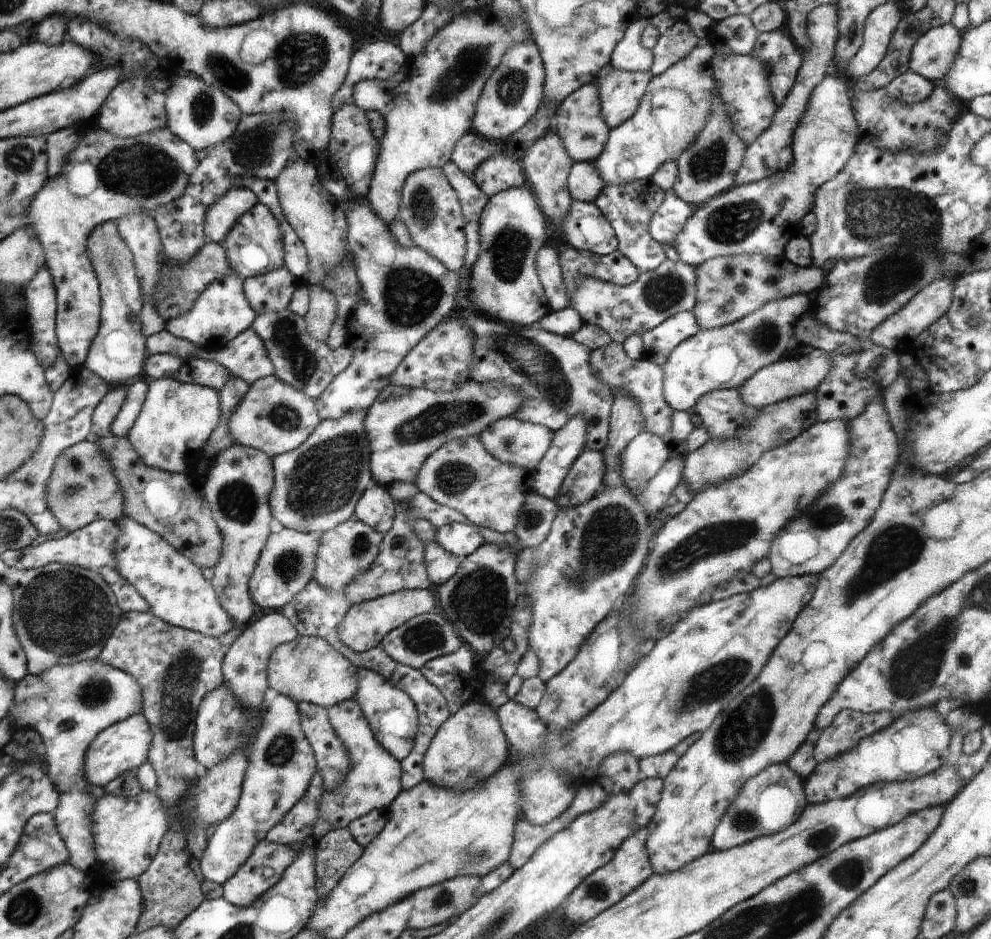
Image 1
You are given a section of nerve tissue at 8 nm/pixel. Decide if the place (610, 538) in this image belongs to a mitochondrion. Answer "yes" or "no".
yes

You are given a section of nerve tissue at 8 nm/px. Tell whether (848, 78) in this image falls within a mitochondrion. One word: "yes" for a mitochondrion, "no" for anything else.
no

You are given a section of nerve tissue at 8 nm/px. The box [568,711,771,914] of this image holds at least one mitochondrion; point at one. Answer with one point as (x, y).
(745, 820)

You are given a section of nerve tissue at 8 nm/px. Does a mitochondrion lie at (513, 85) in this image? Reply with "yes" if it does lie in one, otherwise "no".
yes

